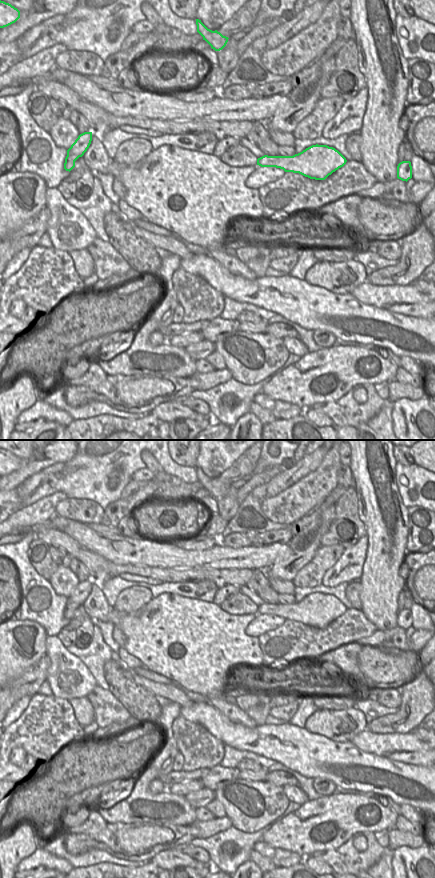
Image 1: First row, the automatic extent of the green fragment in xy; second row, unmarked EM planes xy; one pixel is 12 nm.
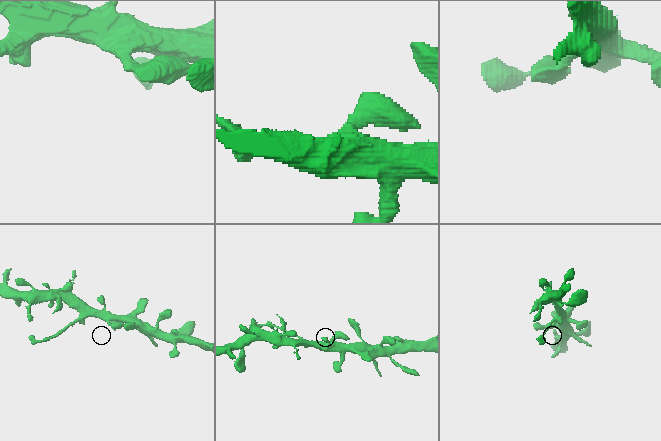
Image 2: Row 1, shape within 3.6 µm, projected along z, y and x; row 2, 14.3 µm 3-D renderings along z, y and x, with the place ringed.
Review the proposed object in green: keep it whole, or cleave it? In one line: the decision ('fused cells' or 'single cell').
fused cells

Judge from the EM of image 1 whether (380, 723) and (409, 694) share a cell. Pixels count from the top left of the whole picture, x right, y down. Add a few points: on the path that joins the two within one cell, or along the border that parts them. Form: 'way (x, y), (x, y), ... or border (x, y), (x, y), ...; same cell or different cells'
way (390, 723), (409, 704); same cell

